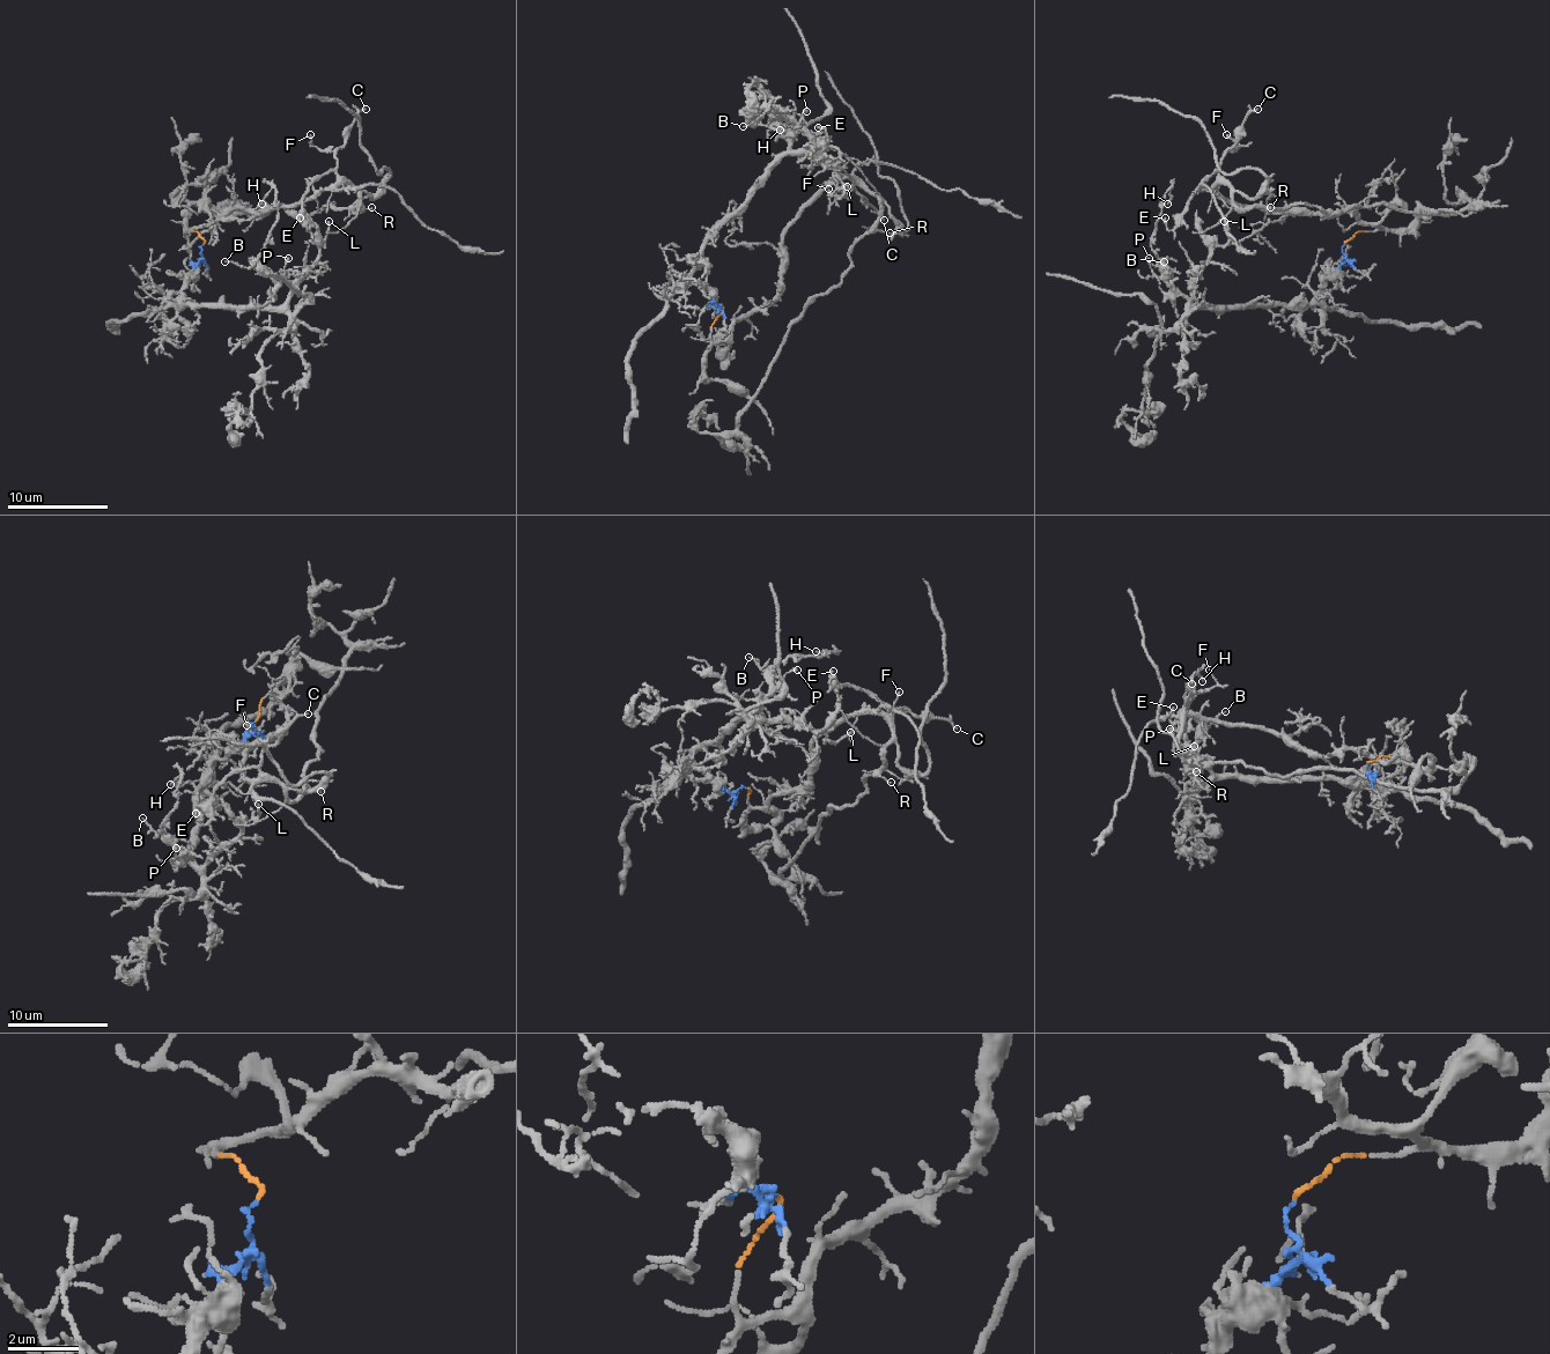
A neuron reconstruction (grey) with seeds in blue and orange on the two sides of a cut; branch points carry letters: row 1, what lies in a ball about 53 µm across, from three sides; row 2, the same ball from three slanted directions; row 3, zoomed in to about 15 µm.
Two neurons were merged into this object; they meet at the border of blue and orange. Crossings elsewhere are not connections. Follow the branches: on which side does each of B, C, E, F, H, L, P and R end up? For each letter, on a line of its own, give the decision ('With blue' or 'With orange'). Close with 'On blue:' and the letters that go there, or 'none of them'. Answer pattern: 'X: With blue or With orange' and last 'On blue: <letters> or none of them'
B: With blue
C: With orange
E: With orange
F: With orange
H: With blue
L: With blue
P: With blue
R: With orange
On blue: B, H, L, P

